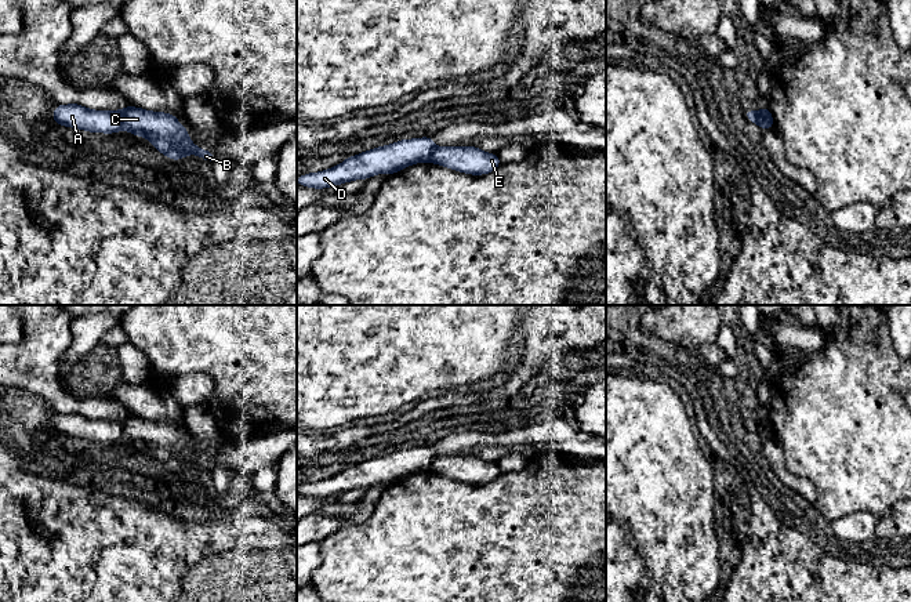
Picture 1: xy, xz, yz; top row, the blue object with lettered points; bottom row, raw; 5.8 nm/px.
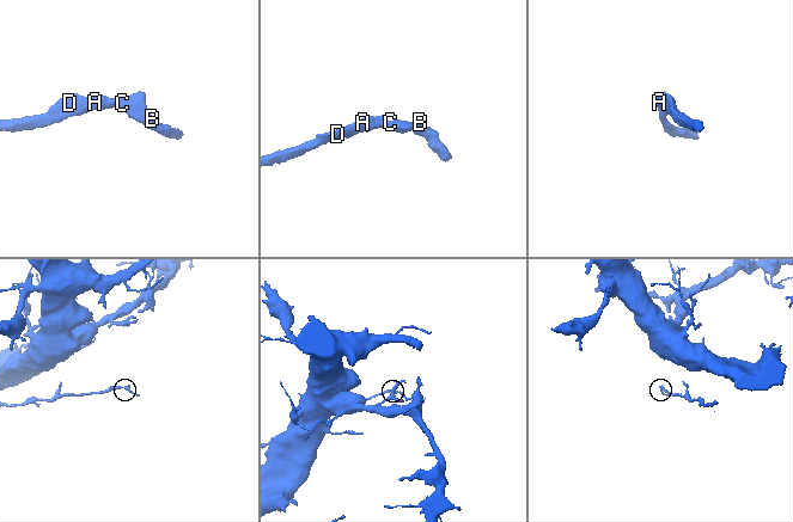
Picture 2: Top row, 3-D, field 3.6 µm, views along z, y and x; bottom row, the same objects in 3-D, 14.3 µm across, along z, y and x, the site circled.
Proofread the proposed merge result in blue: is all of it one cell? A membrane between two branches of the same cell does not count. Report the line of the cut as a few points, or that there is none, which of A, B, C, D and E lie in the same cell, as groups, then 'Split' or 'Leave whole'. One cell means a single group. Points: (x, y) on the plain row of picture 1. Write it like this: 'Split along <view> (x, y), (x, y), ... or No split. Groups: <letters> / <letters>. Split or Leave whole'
Split along xy (120, 420), (123, 438). Groups: A D / B C E. Split

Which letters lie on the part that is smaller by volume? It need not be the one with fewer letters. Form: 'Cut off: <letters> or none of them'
Cut off: B, C, E

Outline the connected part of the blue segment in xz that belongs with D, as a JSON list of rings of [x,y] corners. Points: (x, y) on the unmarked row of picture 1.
[[[432,446],[399,449],[391,454],[349,465],[329,479],[300,485],[297,492],[306,497],[323,498],[371,487],[380,482],[391,485],[415,472],[429,472],[435,457]]]

